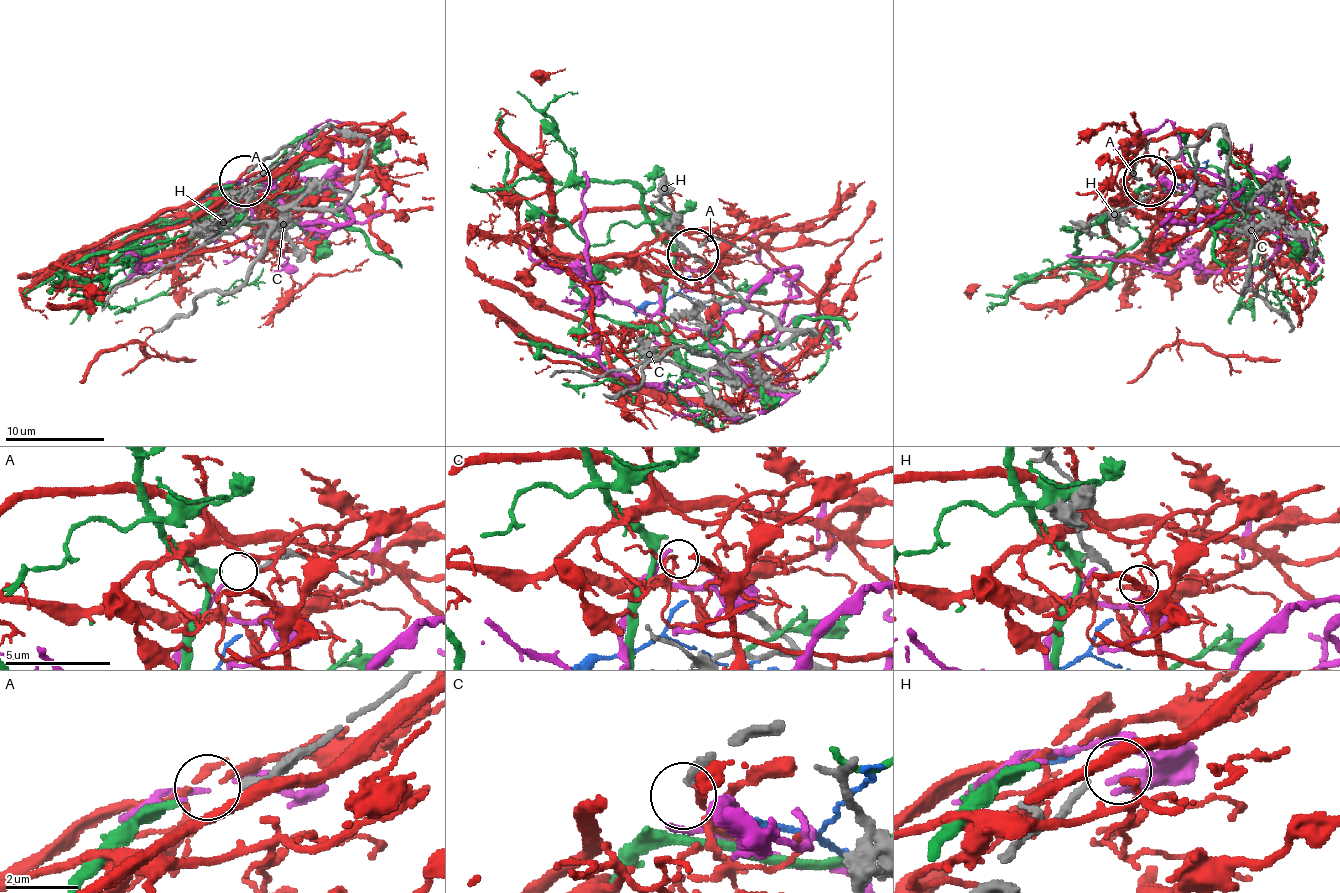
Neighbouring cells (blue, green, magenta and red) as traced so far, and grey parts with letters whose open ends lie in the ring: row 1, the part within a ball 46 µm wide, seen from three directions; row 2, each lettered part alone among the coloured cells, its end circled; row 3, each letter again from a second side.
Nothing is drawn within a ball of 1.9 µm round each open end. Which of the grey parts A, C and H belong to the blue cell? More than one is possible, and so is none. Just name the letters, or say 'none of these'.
none of these

